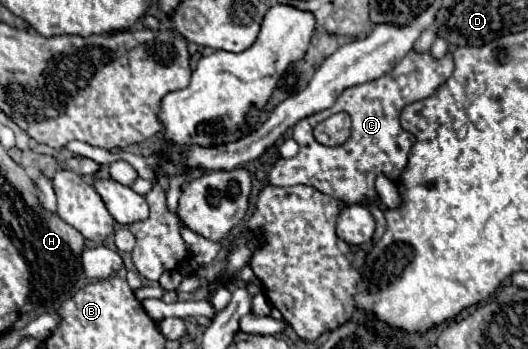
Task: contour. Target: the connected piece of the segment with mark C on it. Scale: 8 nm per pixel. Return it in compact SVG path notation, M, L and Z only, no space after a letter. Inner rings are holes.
M409 52L401 62L395 64L391 72L383 74L381 78L343 90L331 108L311 114L295 124L293 140L299 144L299 152L289 160L283 158L277 160L277 164L269 172L269 184L273 186L307 184L347 204L377 200L375 192L377 174L385 174L389 180L395 182L403 172L403 168L407 166L407 154L415 142L415 136L403 130L399 124L401 110L411 102L435 94L435 90L451 74L453 74L451 54L445 54L441 60L435 60L429 52L427 54ZM337 112L347 112L351 116L351 136L345 144L323 146L313 138L313 128L317 122Z

